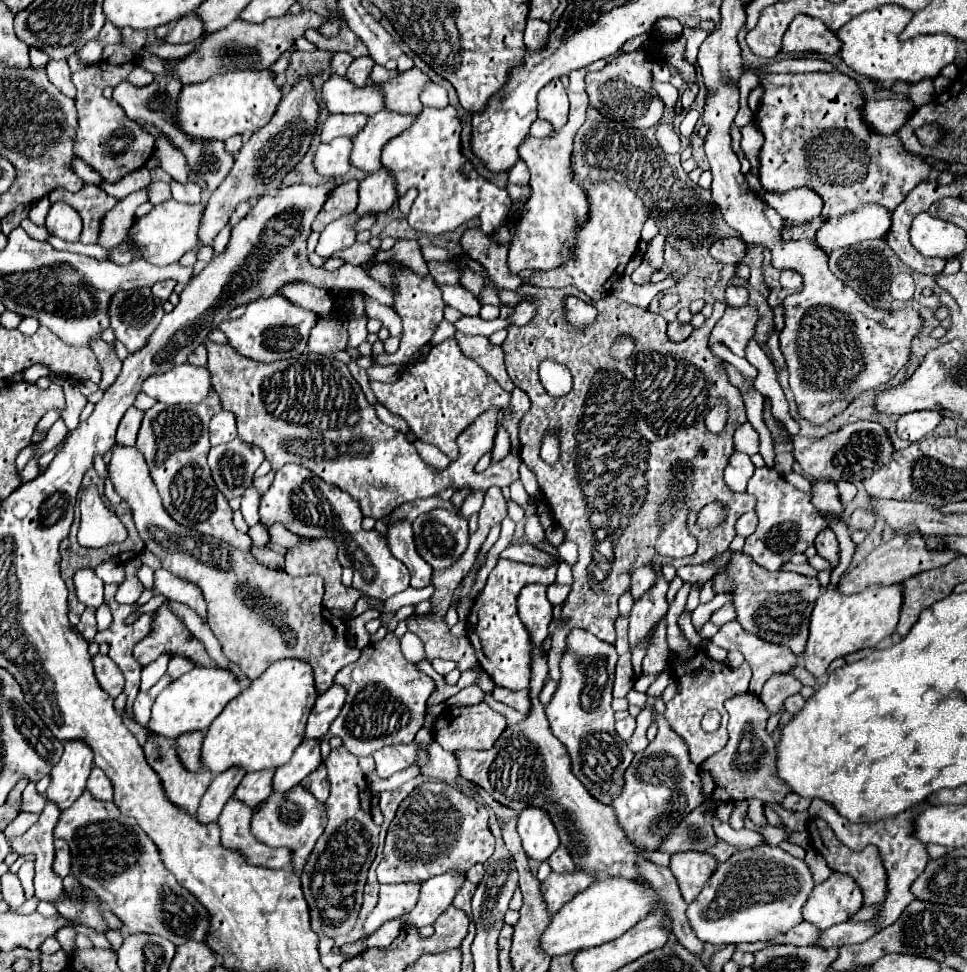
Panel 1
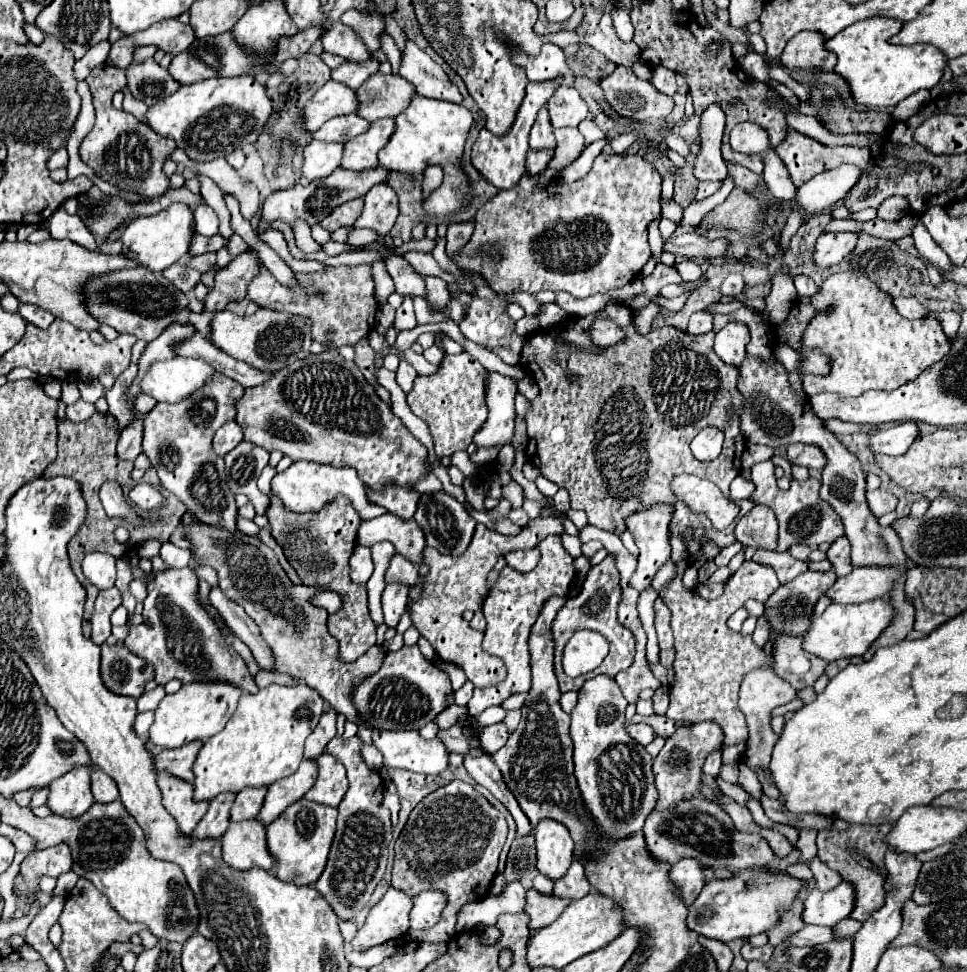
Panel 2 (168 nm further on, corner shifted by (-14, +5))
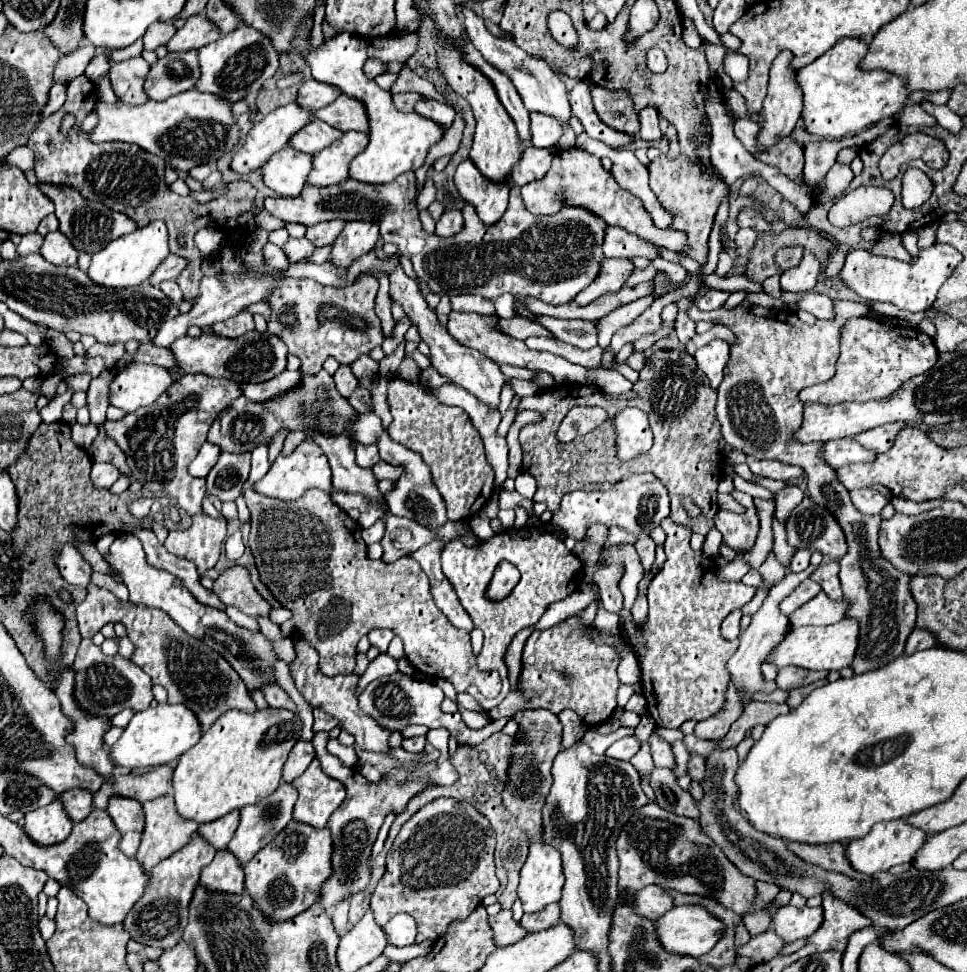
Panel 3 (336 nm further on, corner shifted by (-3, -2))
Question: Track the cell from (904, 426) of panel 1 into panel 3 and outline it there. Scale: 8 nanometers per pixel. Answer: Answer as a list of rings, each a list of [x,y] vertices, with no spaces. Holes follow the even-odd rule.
[[[853,438],[831,440],[825,444],[825,460],[827,460],[827,464],[831,464],[835,468],[841,468],[845,464],[853,464],[853,462],[869,464],[875,458],[877,458],[875,450],[859,446]]]

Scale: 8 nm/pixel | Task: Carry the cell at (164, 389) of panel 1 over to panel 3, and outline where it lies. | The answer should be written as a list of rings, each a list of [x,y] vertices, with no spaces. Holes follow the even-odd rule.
[[[131,364],[111,382],[109,402],[125,412],[135,412],[151,406],[173,384],[175,376],[163,366]]]

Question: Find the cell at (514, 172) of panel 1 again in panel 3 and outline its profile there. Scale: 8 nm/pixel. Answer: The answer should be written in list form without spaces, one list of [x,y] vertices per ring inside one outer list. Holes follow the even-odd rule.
[[[527,146],[523,150],[523,156],[517,160],[515,168],[513,168],[513,182],[517,186],[523,186],[531,180],[539,180],[543,178],[543,174],[547,172],[547,168],[551,166],[553,160],[553,152],[549,148],[533,148]]]

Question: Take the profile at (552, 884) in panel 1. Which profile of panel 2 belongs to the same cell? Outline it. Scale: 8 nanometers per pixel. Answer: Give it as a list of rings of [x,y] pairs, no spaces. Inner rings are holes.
[[[534,889],[526,891],[526,907],[524,911],[528,913],[528,929],[538,931],[546,925],[550,925],[570,903],[570,899],[554,899],[552,895],[540,895]]]

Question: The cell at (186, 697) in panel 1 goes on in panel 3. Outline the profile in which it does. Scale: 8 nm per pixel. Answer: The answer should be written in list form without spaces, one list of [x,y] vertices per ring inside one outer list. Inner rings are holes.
[[[157,704],[137,712],[127,724],[121,738],[111,746],[111,758],[117,766],[145,768],[175,762],[201,738],[201,722],[195,712],[183,704]]]

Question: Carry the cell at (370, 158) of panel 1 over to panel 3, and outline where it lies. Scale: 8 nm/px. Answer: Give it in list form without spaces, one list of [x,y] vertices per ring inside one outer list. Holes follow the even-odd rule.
[[[347,132],[339,138],[331,148],[315,154],[313,170],[309,176],[309,184],[313,186],[331,186],[341,184],[349,178],[349,164],[351,160],[367,148],[369,136],[365,132]]]

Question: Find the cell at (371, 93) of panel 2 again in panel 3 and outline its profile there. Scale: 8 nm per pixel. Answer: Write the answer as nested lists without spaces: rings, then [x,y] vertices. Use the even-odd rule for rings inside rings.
[[[341,94],[335,102],[323,106],[317,112],[317,118],[343,130],[357,130],[357,132],[369,132],[369,118],[367,118],[367,108],[361,100],[353,96]]]

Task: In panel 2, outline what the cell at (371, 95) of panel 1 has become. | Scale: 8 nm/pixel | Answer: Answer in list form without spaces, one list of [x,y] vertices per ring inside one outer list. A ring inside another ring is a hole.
[[[328,81],[302,107],[302,127],[304,131],[314,133],[328,119],[338,117],[338,115],[356,113],[356,109],[358,109],[358,103],[356,103],[354,89],[342,83],[336,83],[336,81]]]

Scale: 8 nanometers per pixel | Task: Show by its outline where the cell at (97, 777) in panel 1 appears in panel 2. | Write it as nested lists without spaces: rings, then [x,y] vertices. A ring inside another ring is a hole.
[[[100,769],[92,771],[90,789],[92,789],[92,797],[96,803],[110,803],[110,801],[118,799],[118,789],[116,789],[114,781]]]

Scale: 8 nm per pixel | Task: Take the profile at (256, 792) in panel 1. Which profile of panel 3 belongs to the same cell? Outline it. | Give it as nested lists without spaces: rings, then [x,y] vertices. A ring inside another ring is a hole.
[[[231,810],[227,816],[207,822],[207,824],[199,824],[199,834],[203,838],[207,838],[215,848],[225,848],[225,844],[231,842],[235,828],[239,824],[239,810]]]

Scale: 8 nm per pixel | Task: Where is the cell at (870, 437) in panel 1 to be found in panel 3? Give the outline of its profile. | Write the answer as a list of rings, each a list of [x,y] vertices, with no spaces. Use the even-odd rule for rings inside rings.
[[[749,460],[747,464],[755,474],[775,478],[775,480],[785,480],[785,482],[789,482],[791,478],[795,480],[795,478],[799,478],[803,474],[801,466],[783,464],[779,460]]]

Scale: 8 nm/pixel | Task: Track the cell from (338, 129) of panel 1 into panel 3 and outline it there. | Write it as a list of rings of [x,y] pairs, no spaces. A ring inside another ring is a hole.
[[[315,118],[313,122],[309,122],[305,128],[301,128],[291,140],[289,146],[293,146],[299,152],[307,152],[307,154],[317,154],[323,148],[331,146],[335,140],[339,140],[345,132],[339,132],[337,128],[331,128],[329,124],[325,124],[323,120]]]

